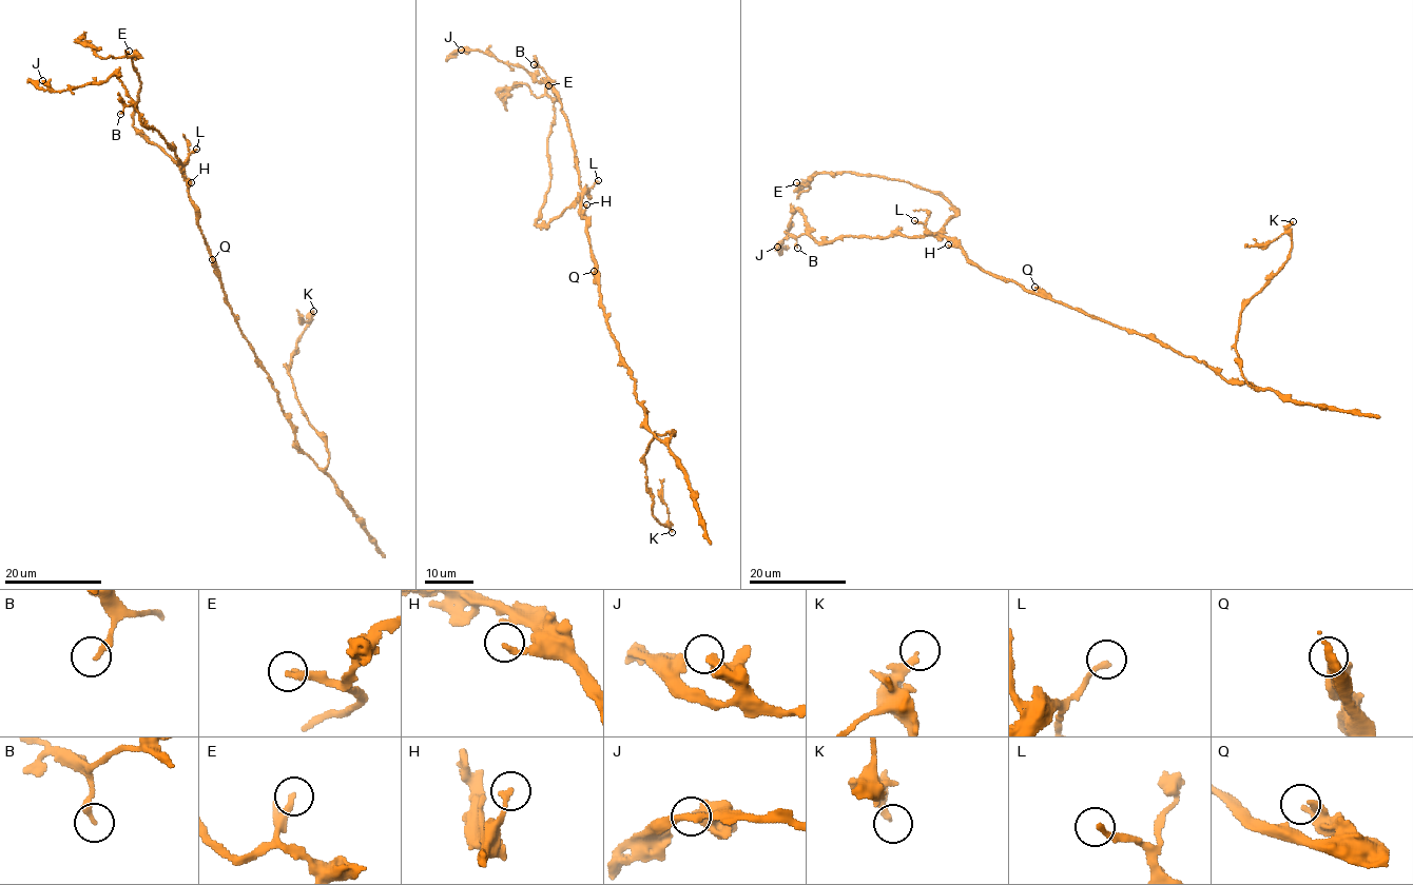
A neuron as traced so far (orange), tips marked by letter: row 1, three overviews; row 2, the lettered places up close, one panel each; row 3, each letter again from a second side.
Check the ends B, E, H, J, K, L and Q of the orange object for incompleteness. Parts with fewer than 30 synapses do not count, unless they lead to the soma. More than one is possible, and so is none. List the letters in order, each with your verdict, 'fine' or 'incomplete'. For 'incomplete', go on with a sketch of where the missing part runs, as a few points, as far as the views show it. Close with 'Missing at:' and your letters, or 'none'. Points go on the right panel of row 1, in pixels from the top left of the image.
B: fine
E: fine
H: fine
J: fine
K: incomplete | (1293, 221), (1310, 197), (1308, 148)
L: fine
Q: fine
Missing at: K

